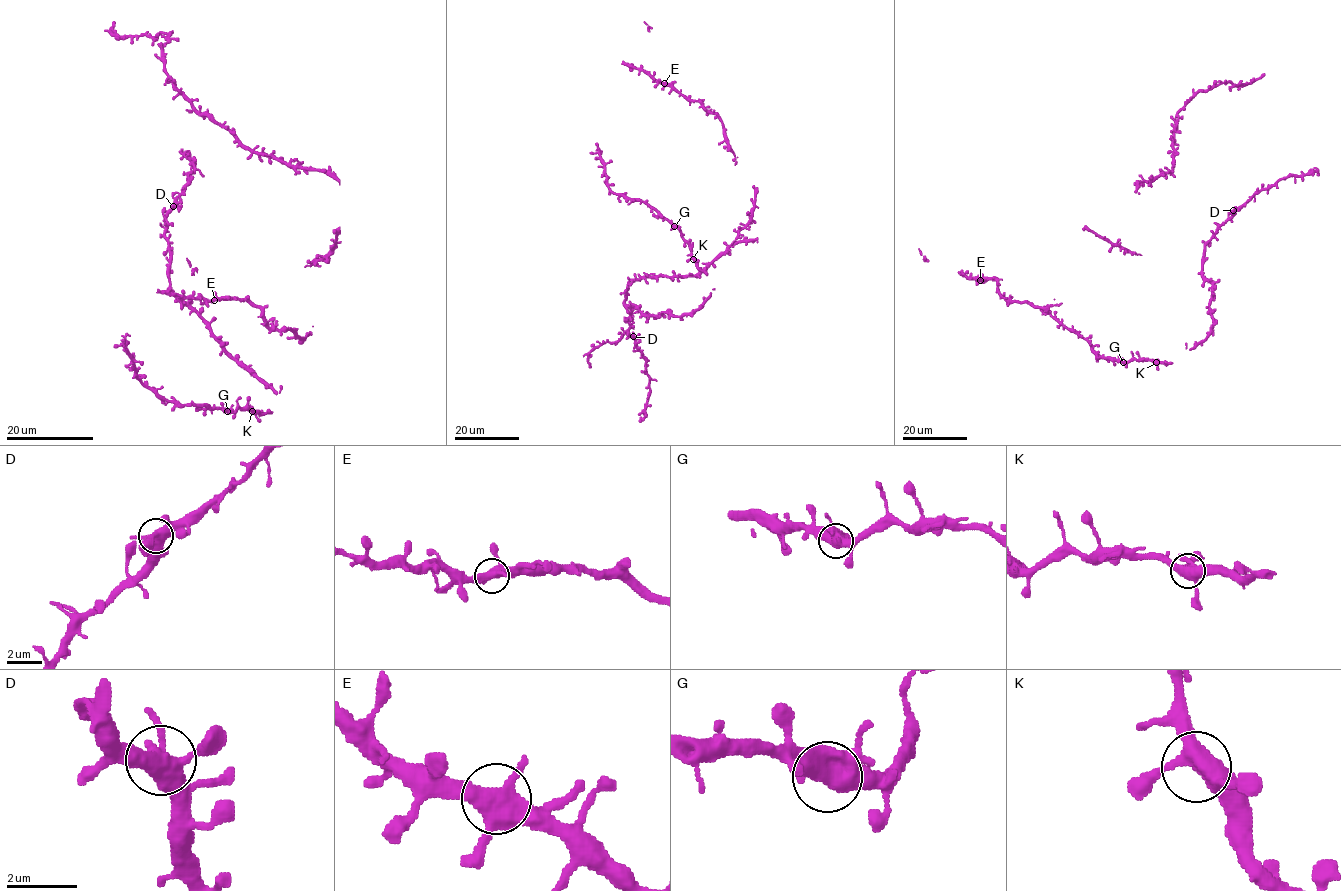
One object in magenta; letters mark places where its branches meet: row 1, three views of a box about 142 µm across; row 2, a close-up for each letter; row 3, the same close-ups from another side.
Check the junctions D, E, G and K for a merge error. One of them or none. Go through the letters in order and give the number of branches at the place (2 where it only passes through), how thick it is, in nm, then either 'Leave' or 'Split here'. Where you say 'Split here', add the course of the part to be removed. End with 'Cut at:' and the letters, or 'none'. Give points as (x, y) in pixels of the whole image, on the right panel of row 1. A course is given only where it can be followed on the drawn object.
D: Branches: 4. Thickness 460 nm. Leave
E: Branches: 5. Thickness 480 nm. Leave
G: Branches: 5. Thickness 500 nm. Leave
K: Branches: 5. Thickness 440 nm. Leave
Cut at: none

